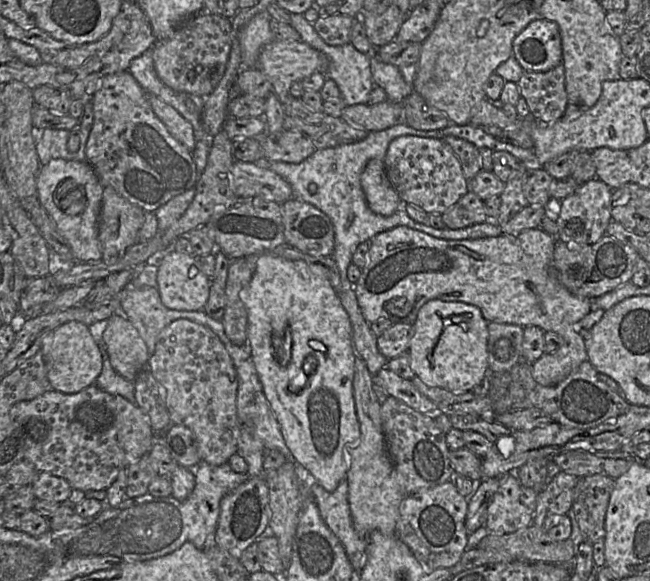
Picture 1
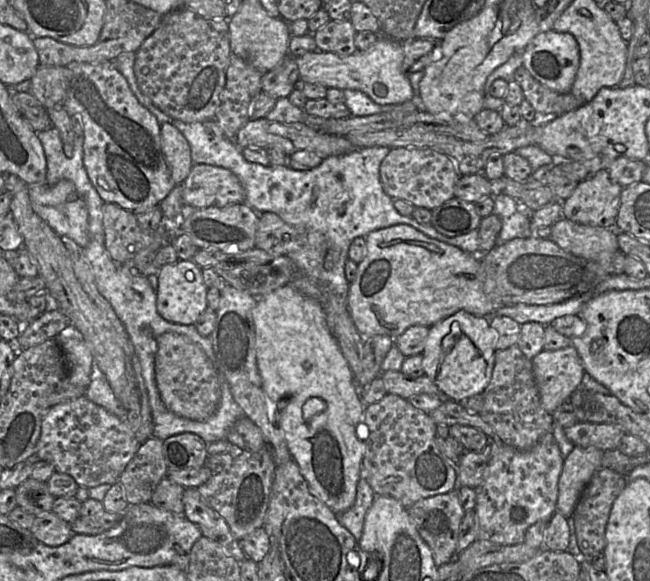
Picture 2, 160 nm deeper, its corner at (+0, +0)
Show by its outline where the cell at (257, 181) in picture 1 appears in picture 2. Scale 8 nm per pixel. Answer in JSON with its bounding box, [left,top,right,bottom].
[182,165,245,210]

